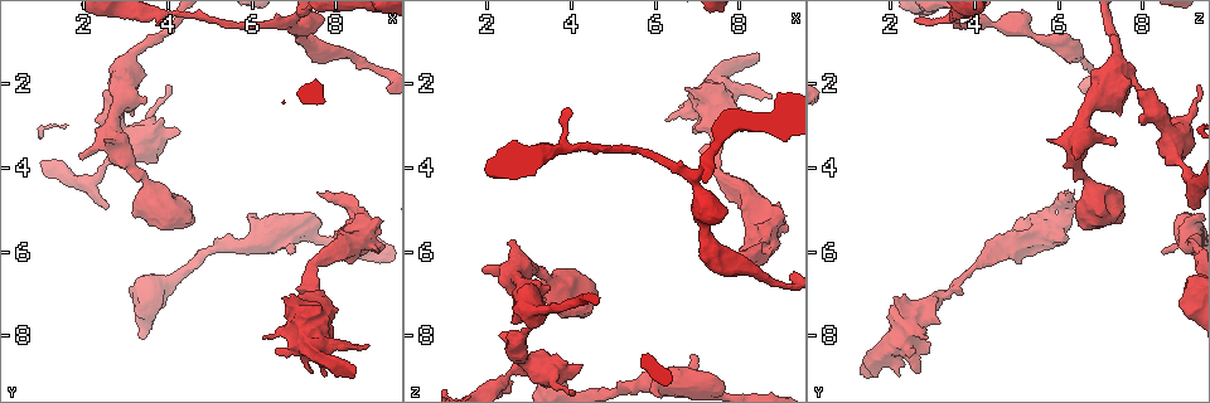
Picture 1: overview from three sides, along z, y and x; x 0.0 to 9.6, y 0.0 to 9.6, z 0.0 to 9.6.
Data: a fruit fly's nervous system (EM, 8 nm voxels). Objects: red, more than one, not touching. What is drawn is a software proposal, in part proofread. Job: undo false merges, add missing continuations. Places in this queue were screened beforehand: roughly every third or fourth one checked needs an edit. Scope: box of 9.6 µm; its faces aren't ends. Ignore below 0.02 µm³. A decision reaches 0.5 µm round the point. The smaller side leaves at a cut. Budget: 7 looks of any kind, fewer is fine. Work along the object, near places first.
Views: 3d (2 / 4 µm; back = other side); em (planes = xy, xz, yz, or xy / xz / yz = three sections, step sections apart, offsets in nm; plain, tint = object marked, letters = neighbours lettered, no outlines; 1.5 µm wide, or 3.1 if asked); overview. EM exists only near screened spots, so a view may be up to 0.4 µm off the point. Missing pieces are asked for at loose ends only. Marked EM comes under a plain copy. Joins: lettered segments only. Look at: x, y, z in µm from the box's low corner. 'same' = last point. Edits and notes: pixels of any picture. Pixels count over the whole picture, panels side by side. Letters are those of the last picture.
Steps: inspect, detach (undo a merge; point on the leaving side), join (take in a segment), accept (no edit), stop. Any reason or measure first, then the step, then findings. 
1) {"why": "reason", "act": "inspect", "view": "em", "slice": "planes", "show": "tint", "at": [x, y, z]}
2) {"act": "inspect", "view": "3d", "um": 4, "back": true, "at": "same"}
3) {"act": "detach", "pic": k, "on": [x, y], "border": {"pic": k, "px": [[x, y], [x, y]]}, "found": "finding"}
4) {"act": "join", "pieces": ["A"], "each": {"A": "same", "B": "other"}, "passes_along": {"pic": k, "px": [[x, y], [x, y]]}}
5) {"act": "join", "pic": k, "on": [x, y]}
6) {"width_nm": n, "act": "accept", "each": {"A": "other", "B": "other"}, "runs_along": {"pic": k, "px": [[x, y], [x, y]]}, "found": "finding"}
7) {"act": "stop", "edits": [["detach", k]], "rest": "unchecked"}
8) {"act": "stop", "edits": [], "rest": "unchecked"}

{"why": "thick turns thin", "act": "inspect", "view": "em", "slice": "xy", "step": 8, "show": "letters", "at": [7.50, 7.10, 3.15]}

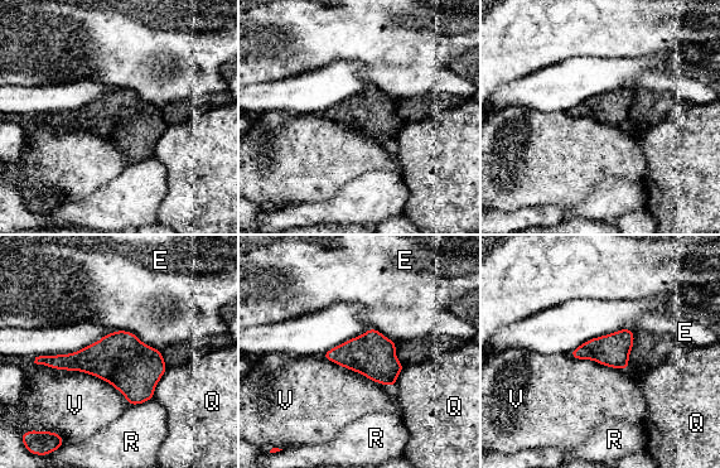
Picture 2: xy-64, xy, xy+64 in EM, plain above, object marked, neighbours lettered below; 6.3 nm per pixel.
{"width_nm": 200, "act": "accept", "each": {"E": "other", "Q": "other", "R": "other", "V": "other"}, "border": {"pic": 2, "px": [[35, 362], [101, 377], [130, 405]]}, "found": "continuous, no second neuron"}

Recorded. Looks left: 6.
{"why": "branch stops here", "act": "inspect", "view": "3d", "um": 2, "at": [8.50, 8.90, 1.30]}

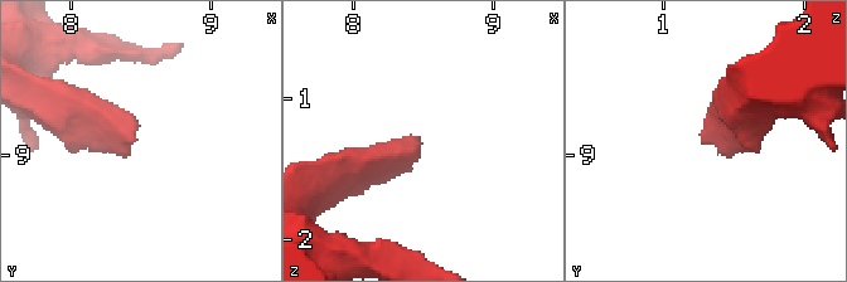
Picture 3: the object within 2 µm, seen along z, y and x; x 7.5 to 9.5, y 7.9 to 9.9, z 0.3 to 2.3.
{"act": "inspect", "view": "em", "slice": "planes", "show": "letters", "at": [8.46, 8.90, 1.26]}

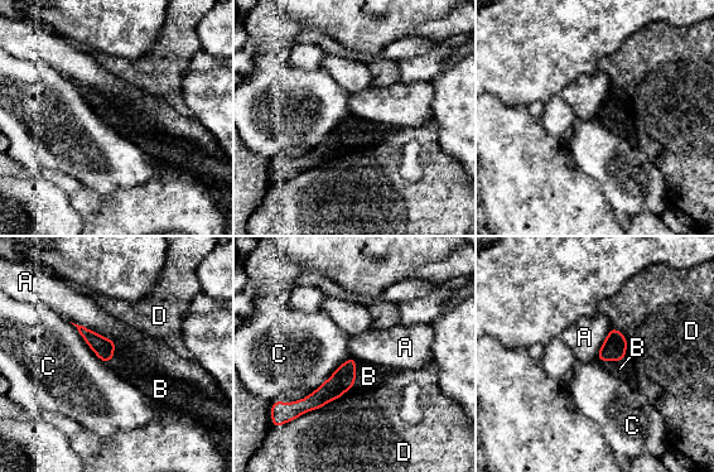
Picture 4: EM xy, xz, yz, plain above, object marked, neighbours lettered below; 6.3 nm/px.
{"width_nm": 140, "act": "join", "pieces": ["B"], "each": {"A": "other", "B": "same", "C": "other", "D": "other"}, "passes_along": {"pic": 4, "px": [[613, 348], [612, 360], [620, 369]]}, "found": "it goes on there"}

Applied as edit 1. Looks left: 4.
{"why": "branch stops here", "act": "inspect", "view": "3d", "um": 4, "at": [6.90, 6.00, 8.45]}

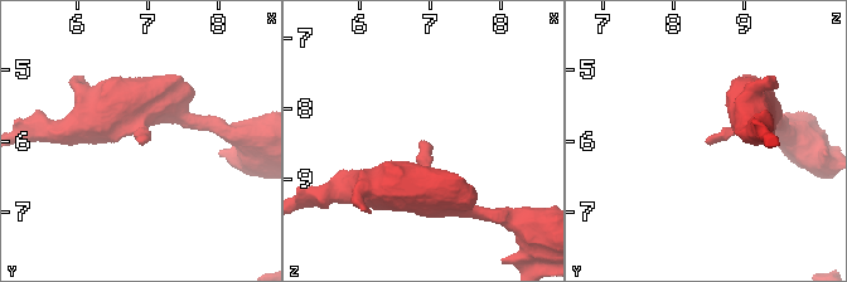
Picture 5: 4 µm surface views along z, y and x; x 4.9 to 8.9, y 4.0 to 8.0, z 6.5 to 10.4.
{"why": "need the tissue", "act": "inspect", "view": "em", "slice": "planes", "show": "letters", "at": [6.85, 5.95, 8.50]}

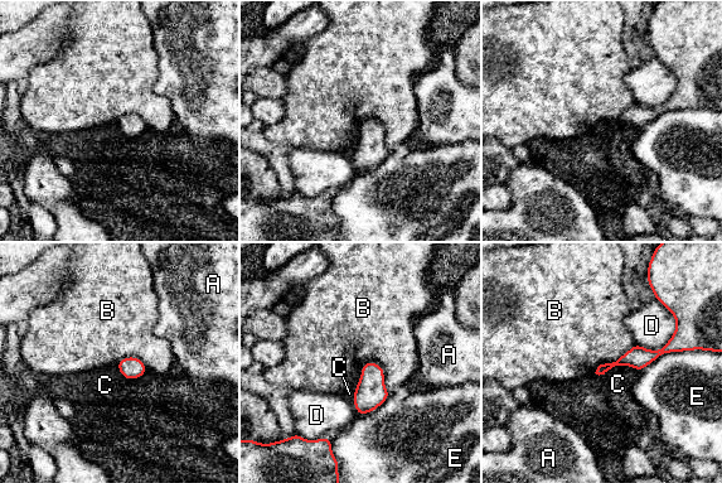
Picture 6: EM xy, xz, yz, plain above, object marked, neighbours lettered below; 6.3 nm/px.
{"act": "accept", "each": {"A": "other", "B": "other", "C": "other", "D": "other", "E": "other"}, "found": "no lettered segment goes on from it"}

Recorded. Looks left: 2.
{"act": "stop", "edits": [["join", 4]], "rest": "unchecked"}

